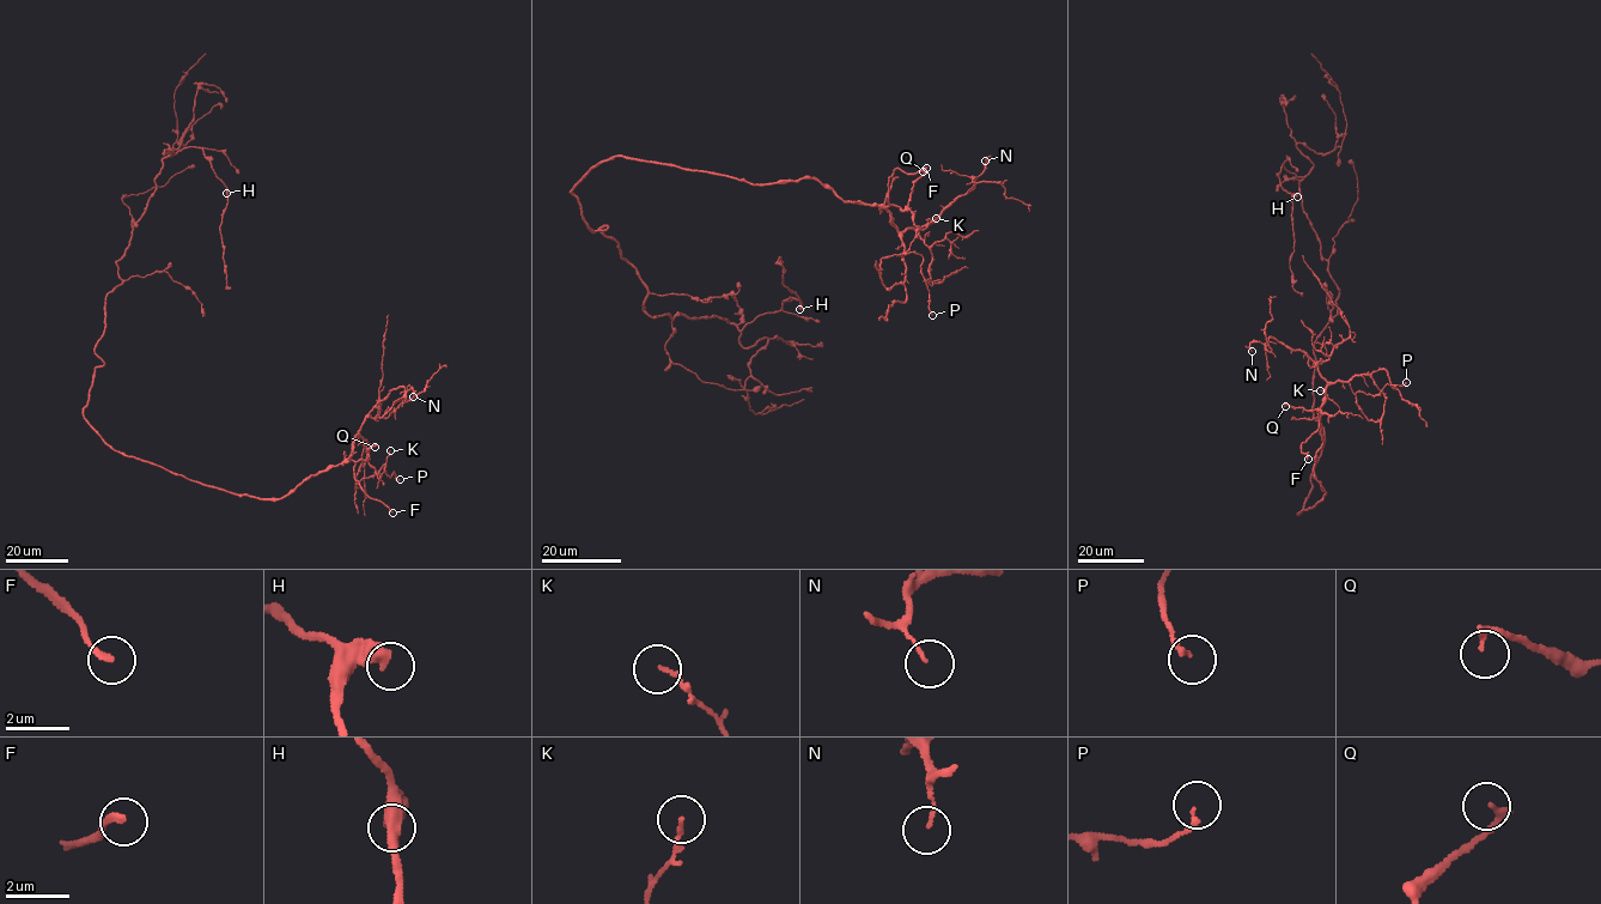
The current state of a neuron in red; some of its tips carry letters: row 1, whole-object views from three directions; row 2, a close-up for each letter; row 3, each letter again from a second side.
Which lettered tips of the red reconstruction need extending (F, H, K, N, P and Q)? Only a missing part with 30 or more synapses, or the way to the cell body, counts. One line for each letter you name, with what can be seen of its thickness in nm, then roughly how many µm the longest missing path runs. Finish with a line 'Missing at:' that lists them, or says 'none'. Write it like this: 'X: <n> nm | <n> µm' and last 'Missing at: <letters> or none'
F: 190 nm | 110 µm
Missing at: F

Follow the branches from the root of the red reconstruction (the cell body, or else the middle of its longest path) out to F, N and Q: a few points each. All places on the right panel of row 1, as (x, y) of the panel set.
F: (1312, 487), (1297, 514), (1326, 495), (1313, 465), (1322, 443), (1318, 417), (1319, 429), (1301, 444), (1308, 459)
N: (1312, 487), (1297, 514), (1326, 495), (1313, 465), (1326, 381), (1304, 352), (1276, 338), (1251, 344), (1252, 351)
Q: (1312, 487), (1297, 514), (1312, 508), (1326, 495), (1313, 465), (1322, 443), (1318, 416), (1320, 411), (1285, 406)

